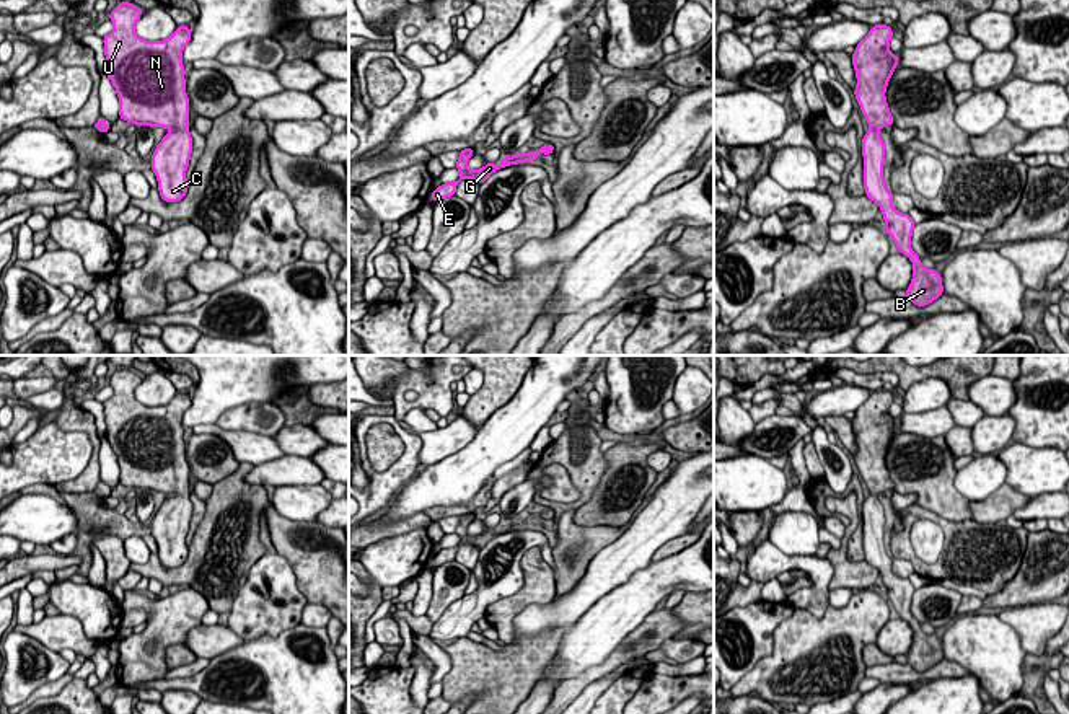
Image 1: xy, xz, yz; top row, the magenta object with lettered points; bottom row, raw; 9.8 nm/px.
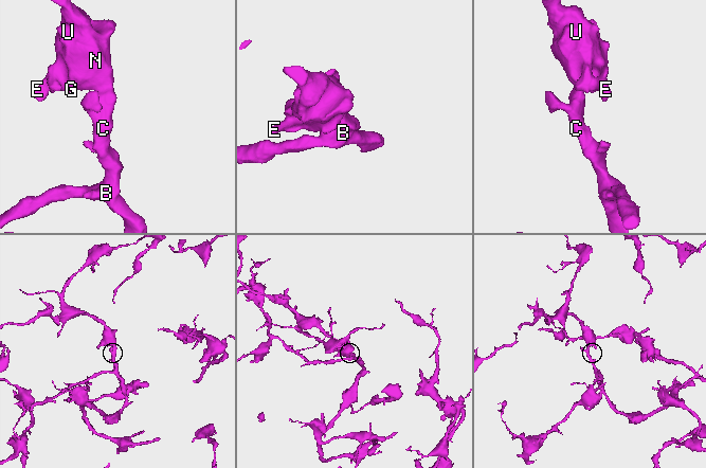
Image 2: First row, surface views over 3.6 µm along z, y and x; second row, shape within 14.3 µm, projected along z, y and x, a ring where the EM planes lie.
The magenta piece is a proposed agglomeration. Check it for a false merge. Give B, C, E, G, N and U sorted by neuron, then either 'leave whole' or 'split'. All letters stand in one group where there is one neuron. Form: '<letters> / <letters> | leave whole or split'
B C E G N U | leave whole

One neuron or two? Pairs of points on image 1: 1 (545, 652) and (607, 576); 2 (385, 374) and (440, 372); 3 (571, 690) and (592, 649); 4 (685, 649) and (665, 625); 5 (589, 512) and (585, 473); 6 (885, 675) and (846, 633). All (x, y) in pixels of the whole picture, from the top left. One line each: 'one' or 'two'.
1: two
2: two
3: two
4: two
5: two
6: two

